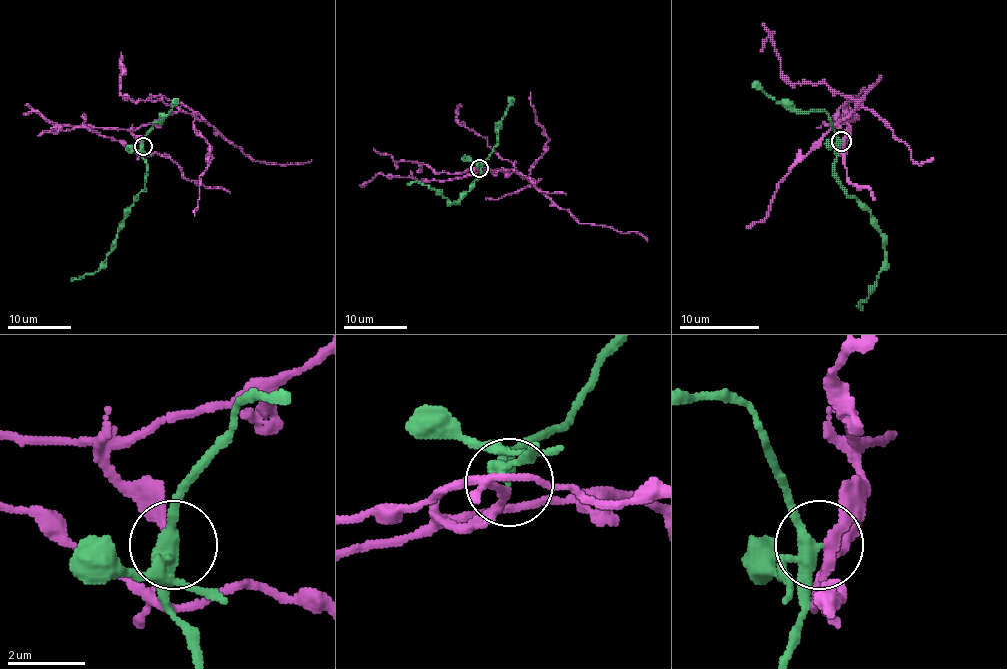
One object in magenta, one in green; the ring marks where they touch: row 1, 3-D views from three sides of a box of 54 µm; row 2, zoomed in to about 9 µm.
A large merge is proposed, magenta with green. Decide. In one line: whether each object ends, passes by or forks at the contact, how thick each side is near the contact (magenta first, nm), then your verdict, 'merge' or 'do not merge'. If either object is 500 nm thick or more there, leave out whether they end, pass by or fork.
magenta passes by; green passes by; 180 nm thick on the magenta side, 400 nm on the other; do not merge

